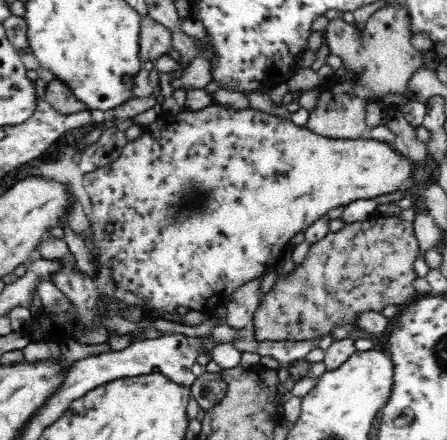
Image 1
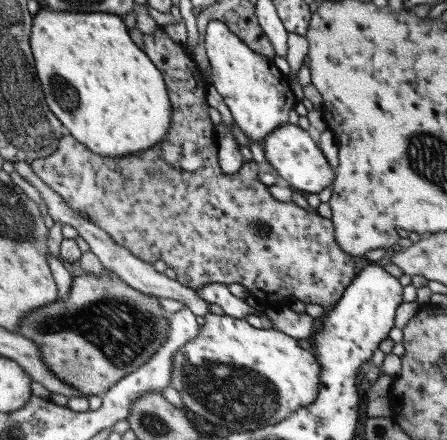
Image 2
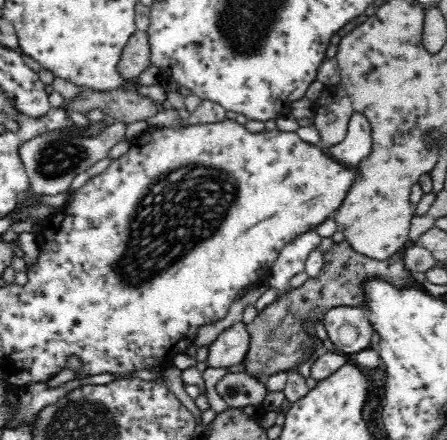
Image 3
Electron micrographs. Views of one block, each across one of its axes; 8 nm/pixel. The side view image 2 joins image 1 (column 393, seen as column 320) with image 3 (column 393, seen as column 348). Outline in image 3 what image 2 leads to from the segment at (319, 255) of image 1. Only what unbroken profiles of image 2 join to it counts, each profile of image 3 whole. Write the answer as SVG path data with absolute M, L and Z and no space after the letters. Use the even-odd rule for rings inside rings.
M348 240L336 244L324 254L324 268L318 274L318 278L310 278L304 286L290 290L288 294L280 296L270 304L266 310L262 310L252 324L248 324L250 332L250 350L244 364L244 372L250 374L252 378L266 382L272 374L278 372L288 372L294 366L300 366L304 360L310 358L314 352L316 342L310 340L310 336L304 332L304 320L314 318L314 322L322 322L324 316L334 310L336 306L352 306L352 308L364 308L366 306L366 296L364 296L364 282L370 278L384 278L396 288L406 288L410 276L414 276L404 260L402 260L404 250L398 250L394 256L388 260L370 260L366 256L360 256Z

